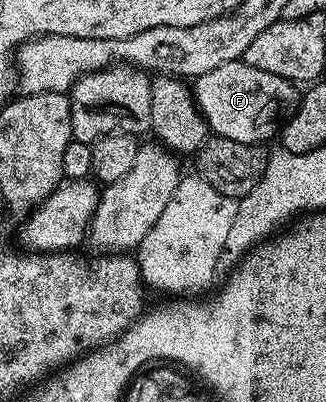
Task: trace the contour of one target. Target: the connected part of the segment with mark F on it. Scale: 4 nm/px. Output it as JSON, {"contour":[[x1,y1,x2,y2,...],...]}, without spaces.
{"contour":[[244,60,220,64,212,72,193,79,194,101,207,124,209,133,219,138,240,140,240,144,266,144,279,133,283,122,298,106,300,90,284,76,272,76,260,68,252,68]]}

